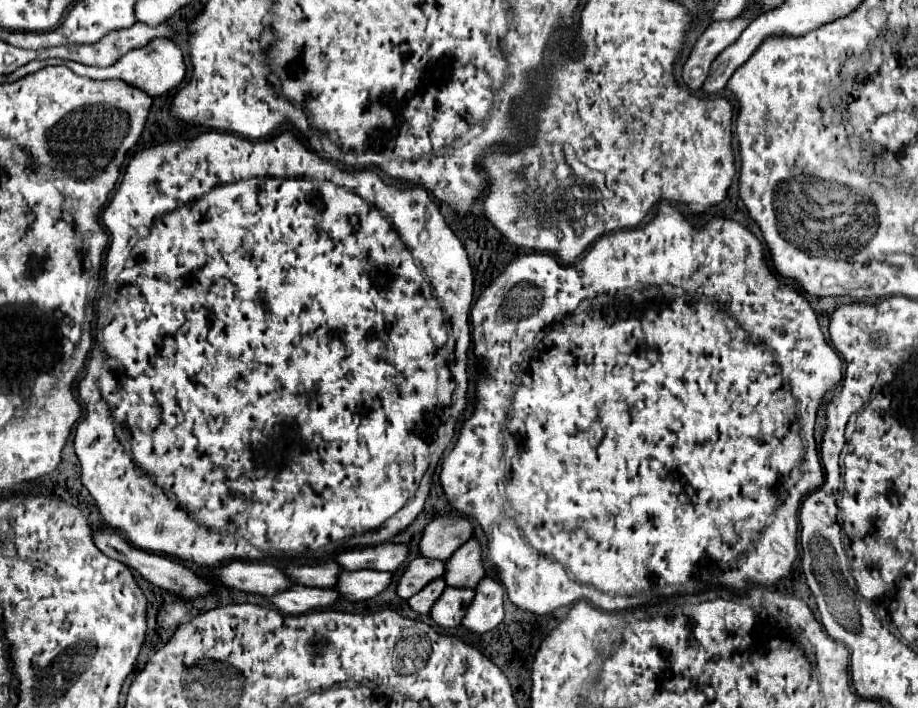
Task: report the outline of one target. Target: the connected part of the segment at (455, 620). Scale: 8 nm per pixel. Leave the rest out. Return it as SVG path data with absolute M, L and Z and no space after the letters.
M445 588L439 600L433 604L429 618L441 628L457 628L473 596L475 590L469 588Z

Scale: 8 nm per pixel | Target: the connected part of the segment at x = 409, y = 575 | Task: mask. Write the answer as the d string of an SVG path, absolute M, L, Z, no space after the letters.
M415 558L413 562L409 562L405 572L399 576L395 594L401 600L407 600L413 594L417 594L423 586L427 586L433 578L439 578L439 576L443 576L443 562L427 560L427 558Z

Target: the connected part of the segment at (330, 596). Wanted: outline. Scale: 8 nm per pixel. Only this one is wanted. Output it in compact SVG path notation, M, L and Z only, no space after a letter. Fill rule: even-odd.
M291 586L283 592L277 592L269 598L269 602L283 614L303 614L307 610L319 610L331 606L339 598L337 592L331 588L305 588L305 586Z

